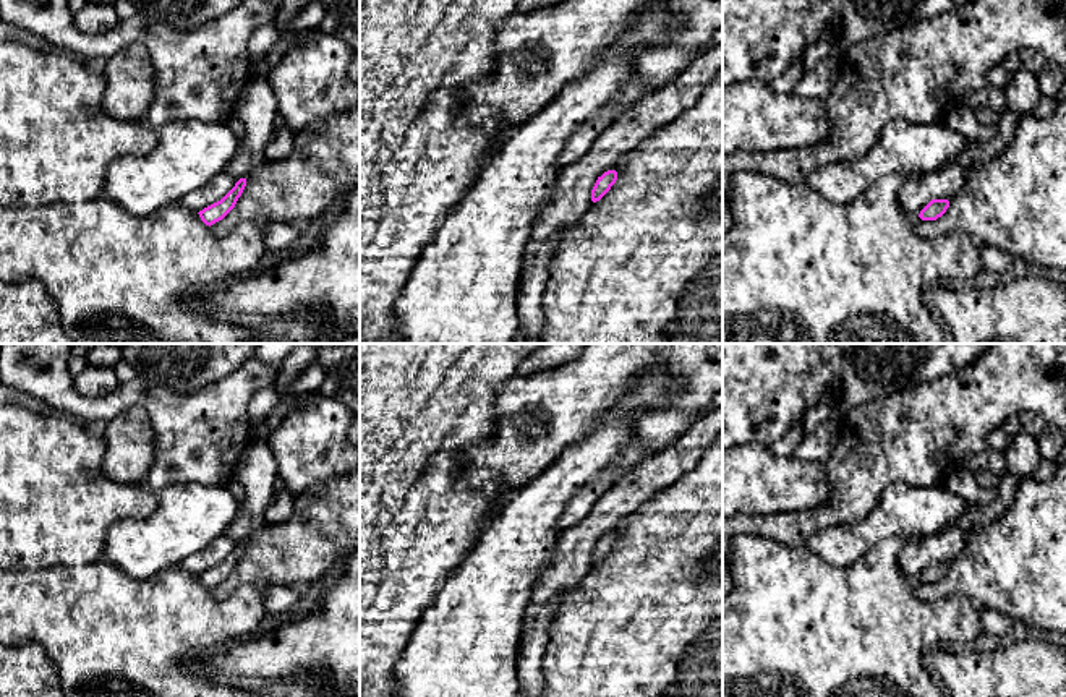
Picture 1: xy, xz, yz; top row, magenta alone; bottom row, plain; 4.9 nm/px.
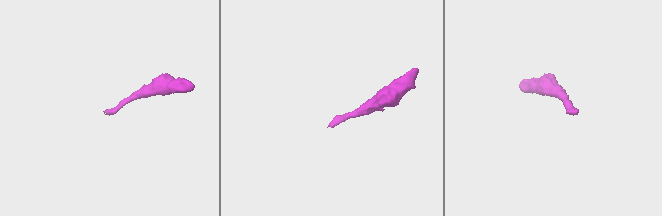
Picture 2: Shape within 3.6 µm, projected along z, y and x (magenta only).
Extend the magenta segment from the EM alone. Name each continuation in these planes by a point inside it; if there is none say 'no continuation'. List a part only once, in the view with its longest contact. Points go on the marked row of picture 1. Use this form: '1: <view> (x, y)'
no continuation

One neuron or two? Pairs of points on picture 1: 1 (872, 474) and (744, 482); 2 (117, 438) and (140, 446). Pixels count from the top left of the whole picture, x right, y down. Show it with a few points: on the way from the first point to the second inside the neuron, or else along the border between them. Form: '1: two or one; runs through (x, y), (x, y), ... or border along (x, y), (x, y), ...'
1: two; border along (825, 464), (831, 495), (820, 506), (805, 509)
2: one; runs through (122, 438), (135, 446)

